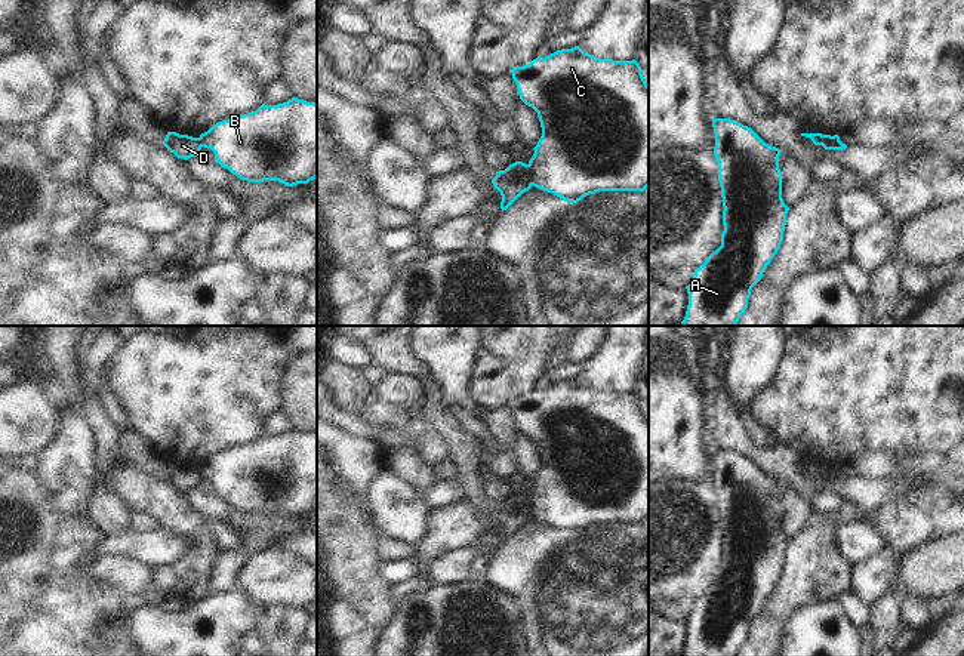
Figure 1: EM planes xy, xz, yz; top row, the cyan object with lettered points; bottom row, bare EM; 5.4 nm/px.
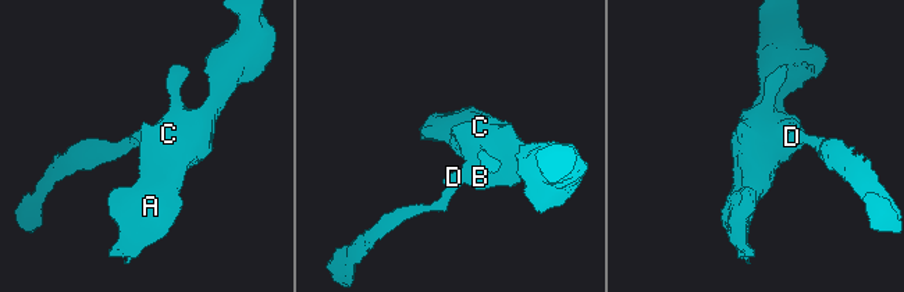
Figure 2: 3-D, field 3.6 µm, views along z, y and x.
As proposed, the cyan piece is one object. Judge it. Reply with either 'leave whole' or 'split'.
split

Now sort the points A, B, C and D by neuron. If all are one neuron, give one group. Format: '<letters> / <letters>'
A B C / D

